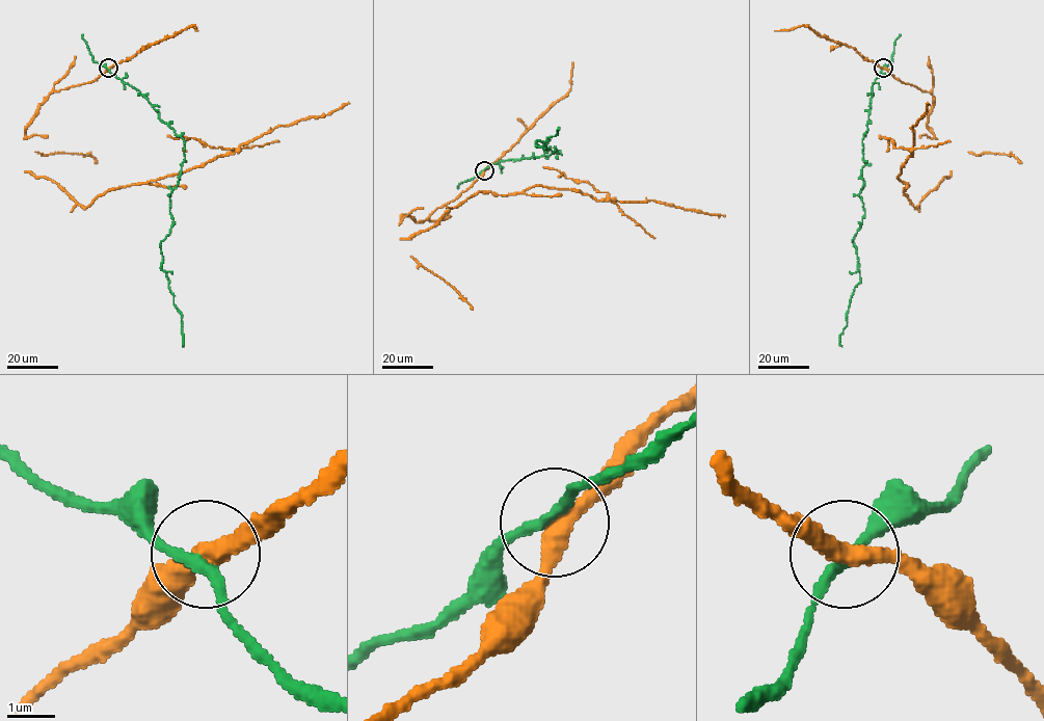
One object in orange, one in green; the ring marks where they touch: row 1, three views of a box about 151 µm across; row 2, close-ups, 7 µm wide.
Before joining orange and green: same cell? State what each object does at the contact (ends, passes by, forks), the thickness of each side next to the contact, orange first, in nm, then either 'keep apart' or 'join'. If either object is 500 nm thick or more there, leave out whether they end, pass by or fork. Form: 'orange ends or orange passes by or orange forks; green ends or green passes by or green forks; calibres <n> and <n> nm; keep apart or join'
orange passes by; green passes by; calibres 360 and 200 nm; keep apart

